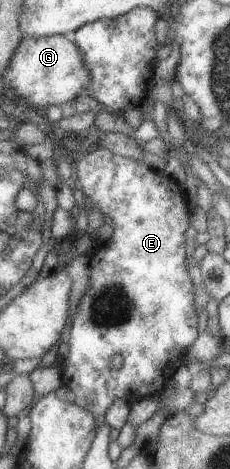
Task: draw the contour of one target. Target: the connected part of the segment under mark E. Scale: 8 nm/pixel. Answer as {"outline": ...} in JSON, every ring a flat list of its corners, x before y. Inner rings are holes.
{"outline":[[96,145,94,151,84,155,76,163,76,183,87,202,92,202,92,207,103,214,108,215,111,220,111,227,113,232,108,241,96,243,89,256,90,273,88,287,83,291,83,296,79,299,76,307,76,312,70,317,70,324,65,334,65,340,69,347,68,355,62,360,58,360,59,368,61,370,61,378,64,386,68,387,75,395,74,403,79,405,82,409,89,411,95,419,96,425,104,422,103,415,106,408,115,399,126,399,128,403,141,397,158,394,163,390,165,381,172,377,172,373,178,366,183,363,185,349,194,341,197,336,196,322,197,316,194,313,194,285,189,274,184,271,184,258,186,257,185,244,184,244,184,231,190,223,190,210,187,205,187,198,185,190,181,183,170,179,161,171,149,168,144,162,136,161,130,158,119,156,118,154,108,151,101,145],[112,355,120,355,123,358,123,364,120,367,110,366,110,357]]}

